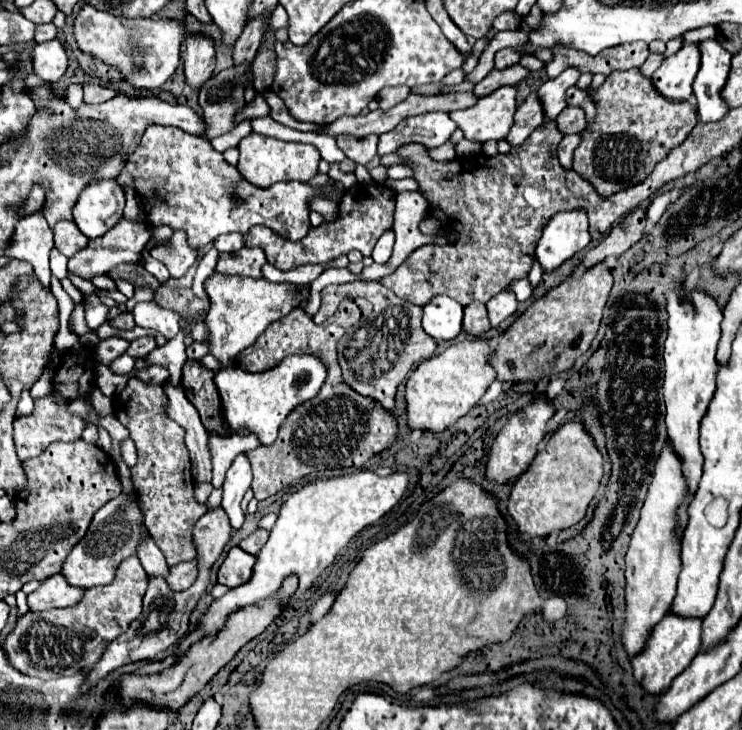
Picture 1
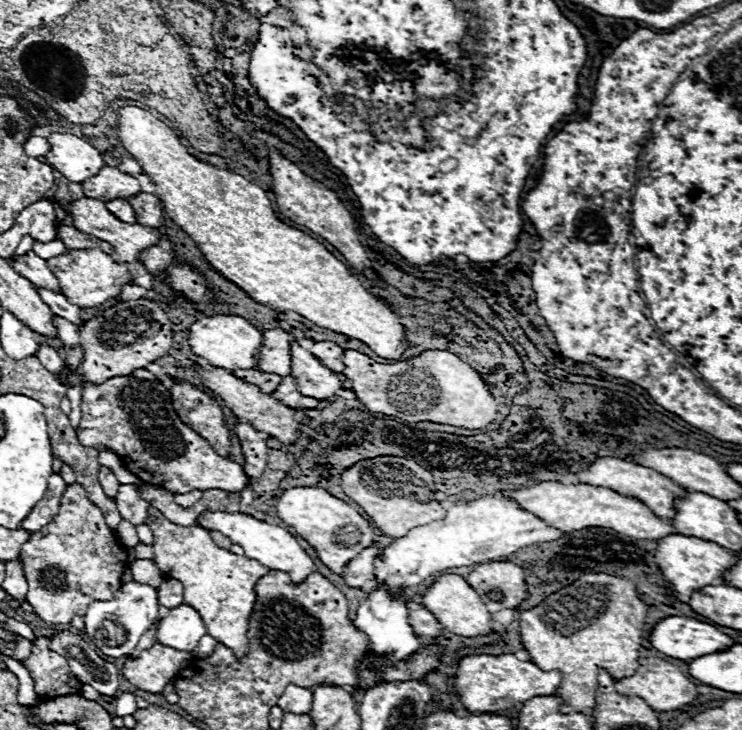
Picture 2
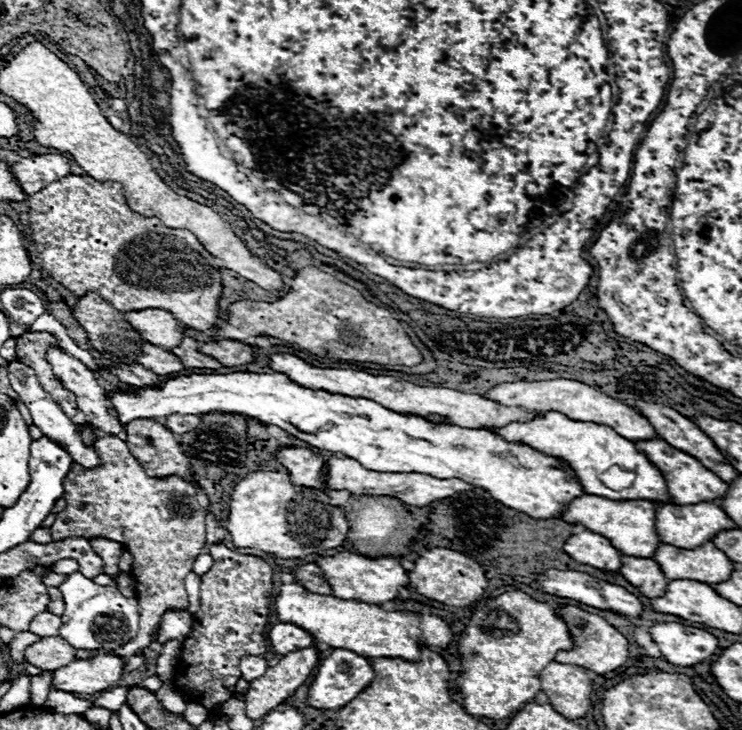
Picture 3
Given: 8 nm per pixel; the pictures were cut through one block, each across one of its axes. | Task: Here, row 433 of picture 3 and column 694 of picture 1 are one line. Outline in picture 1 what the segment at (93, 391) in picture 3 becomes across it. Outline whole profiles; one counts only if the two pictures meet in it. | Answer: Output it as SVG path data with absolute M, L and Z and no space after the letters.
M618 70L600 88L594 92L588 88L586 94L594 98L596 118L580 134L582 142L574 150L572 168L592 182L602 196L642 182L698 122L698 108L692 102L670 102L662 98L654 90L652 78L646 78L640 70Z

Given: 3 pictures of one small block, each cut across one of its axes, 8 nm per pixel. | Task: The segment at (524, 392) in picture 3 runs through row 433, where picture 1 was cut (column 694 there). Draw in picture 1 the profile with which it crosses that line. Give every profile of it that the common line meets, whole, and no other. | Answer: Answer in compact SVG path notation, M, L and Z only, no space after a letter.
M666 612L662 622L650 632L646 646L632 658L634 678L646 688L646 692L662 694L670 688L670 682L692 662L702 644L702 620L704 618L684 618L674 612Z

